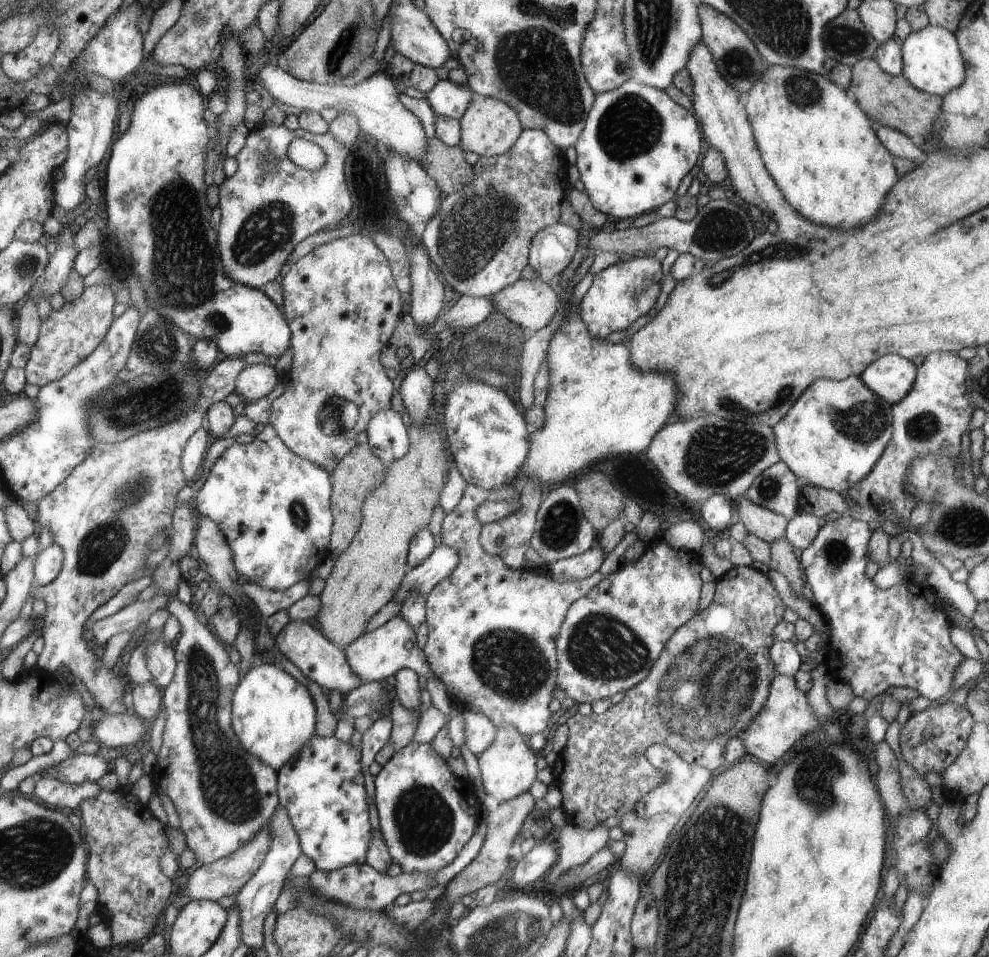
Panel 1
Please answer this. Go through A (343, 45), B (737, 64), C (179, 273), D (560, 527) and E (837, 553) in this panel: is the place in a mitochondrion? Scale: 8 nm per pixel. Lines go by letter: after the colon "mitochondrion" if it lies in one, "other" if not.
A: other
B: mitochondrion
C: mitochondrion
D: mitochondrion
E: mitochondrion

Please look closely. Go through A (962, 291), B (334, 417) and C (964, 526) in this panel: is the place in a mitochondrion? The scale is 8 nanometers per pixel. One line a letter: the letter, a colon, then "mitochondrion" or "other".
A: other
B: mitochondrion
C: mitochondrion

